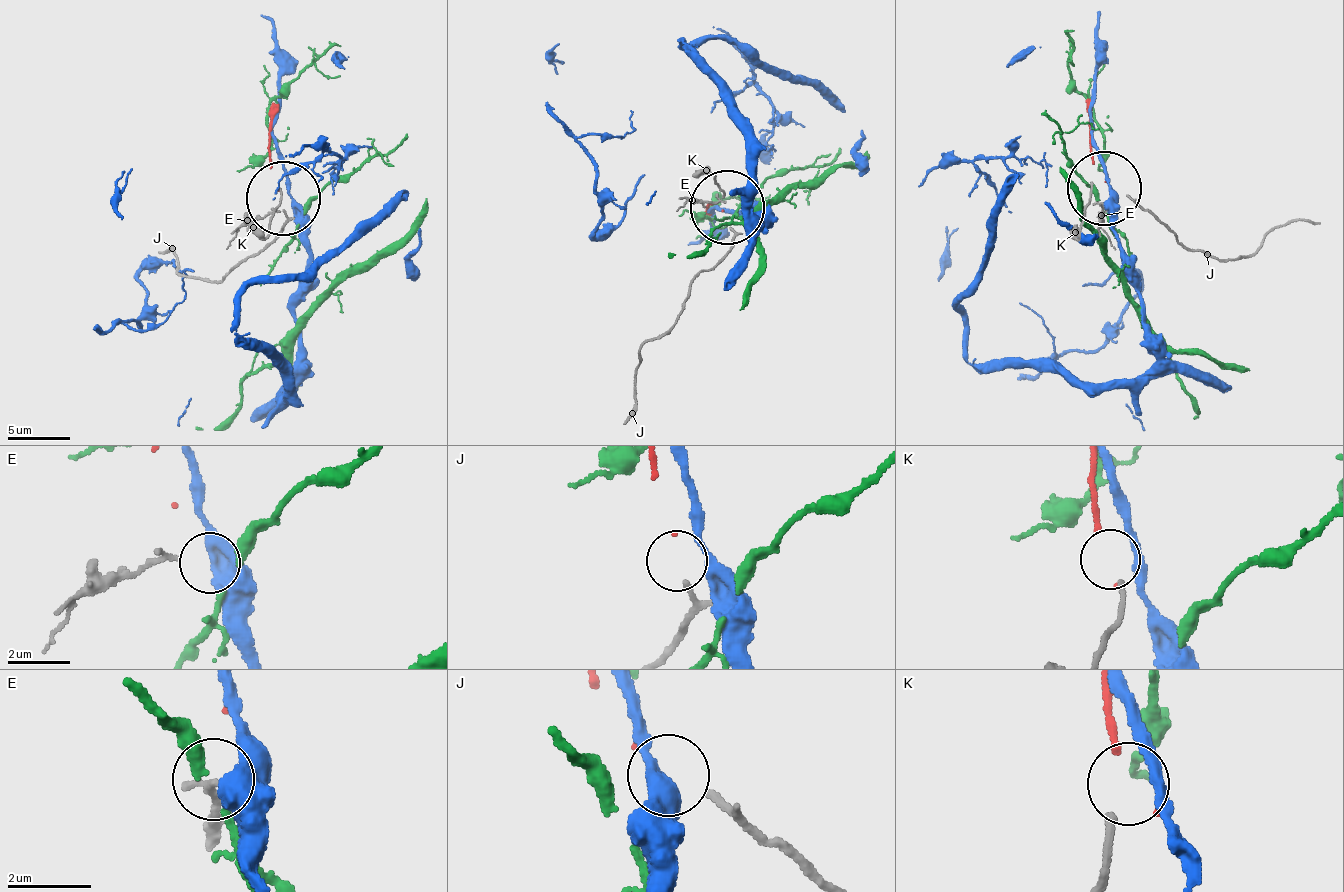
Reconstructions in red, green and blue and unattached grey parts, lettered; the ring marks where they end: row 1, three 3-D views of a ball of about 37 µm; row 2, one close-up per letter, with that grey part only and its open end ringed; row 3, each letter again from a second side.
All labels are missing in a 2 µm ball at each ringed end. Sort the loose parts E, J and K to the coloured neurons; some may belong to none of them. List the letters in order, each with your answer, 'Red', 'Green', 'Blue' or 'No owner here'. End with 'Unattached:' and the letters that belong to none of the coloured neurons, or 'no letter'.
E: Green
J: Red
K: No owner here
Unattached: K

